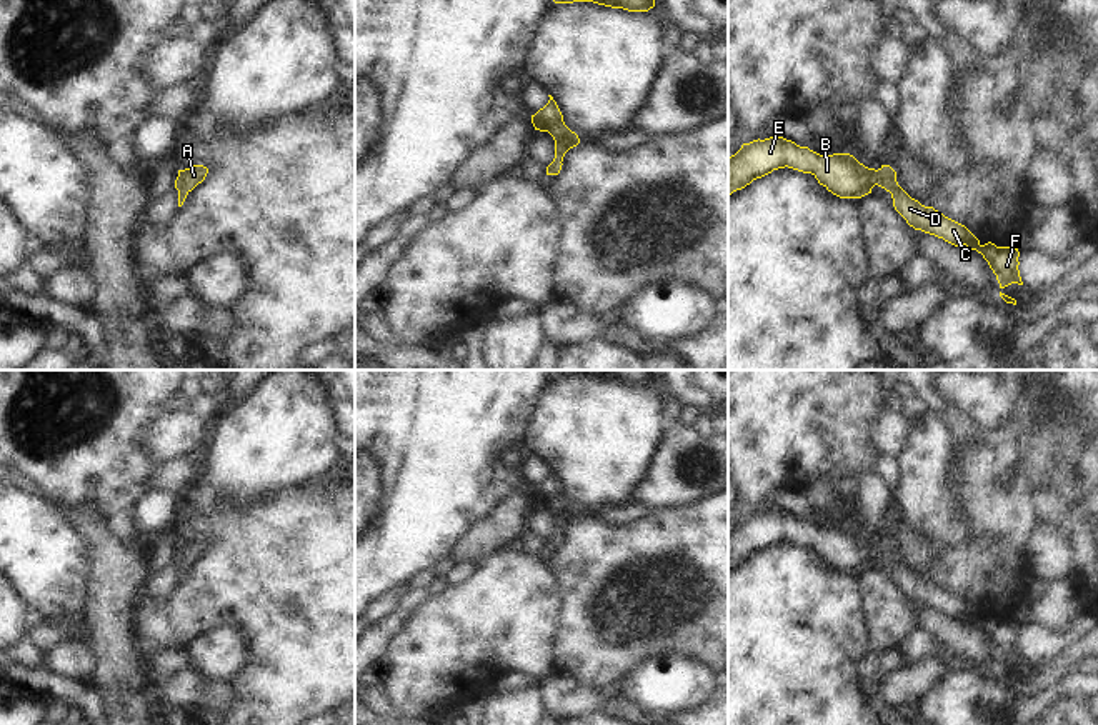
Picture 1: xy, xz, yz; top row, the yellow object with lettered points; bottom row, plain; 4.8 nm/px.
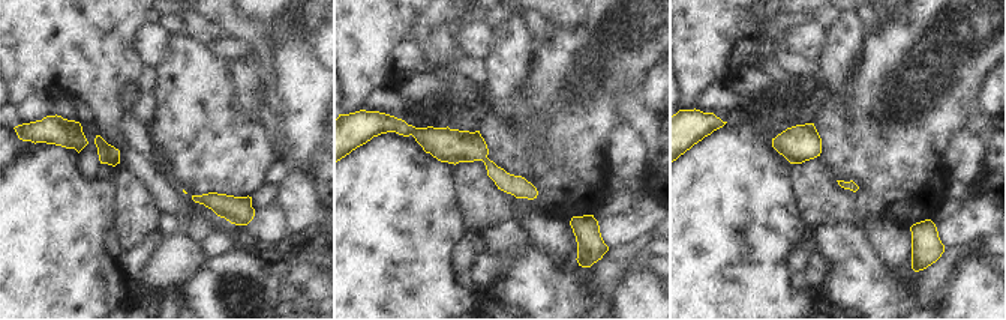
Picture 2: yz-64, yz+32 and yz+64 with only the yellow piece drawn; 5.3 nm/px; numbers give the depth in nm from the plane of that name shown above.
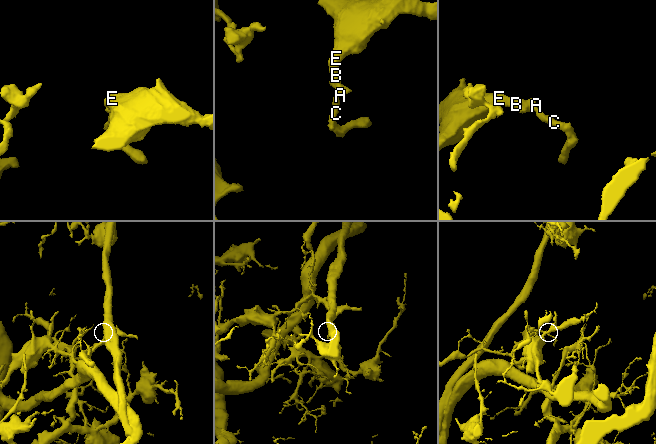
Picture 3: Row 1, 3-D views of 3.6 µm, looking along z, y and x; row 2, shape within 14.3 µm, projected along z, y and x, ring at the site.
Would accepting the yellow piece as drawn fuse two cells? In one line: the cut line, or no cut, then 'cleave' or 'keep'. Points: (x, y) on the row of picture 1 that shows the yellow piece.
no cut | keep

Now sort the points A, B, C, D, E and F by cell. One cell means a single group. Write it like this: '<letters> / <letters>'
A B C D E F

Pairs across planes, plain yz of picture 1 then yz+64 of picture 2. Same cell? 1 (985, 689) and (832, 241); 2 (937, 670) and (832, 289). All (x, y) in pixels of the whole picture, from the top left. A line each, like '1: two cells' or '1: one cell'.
1: one cell
2: two cells

